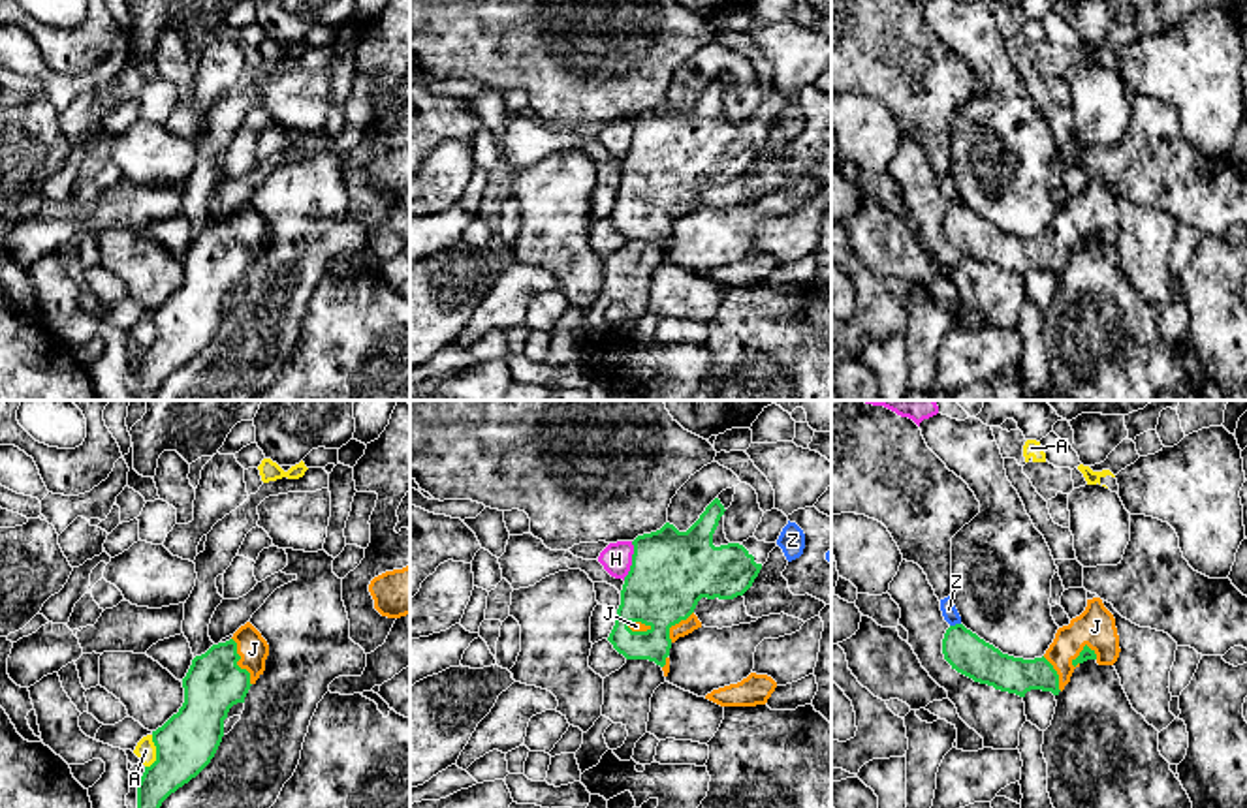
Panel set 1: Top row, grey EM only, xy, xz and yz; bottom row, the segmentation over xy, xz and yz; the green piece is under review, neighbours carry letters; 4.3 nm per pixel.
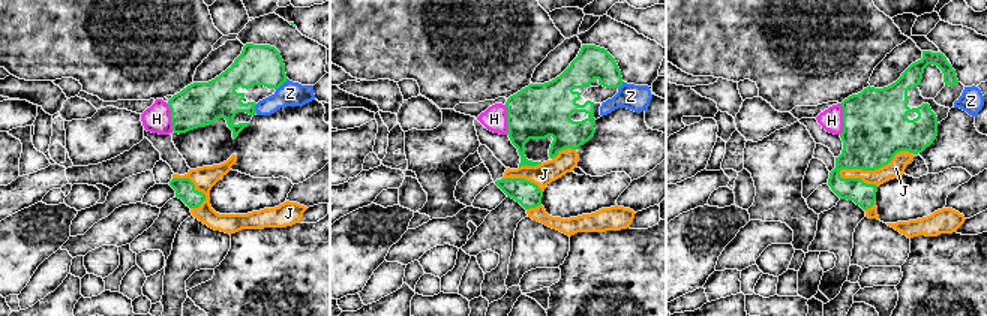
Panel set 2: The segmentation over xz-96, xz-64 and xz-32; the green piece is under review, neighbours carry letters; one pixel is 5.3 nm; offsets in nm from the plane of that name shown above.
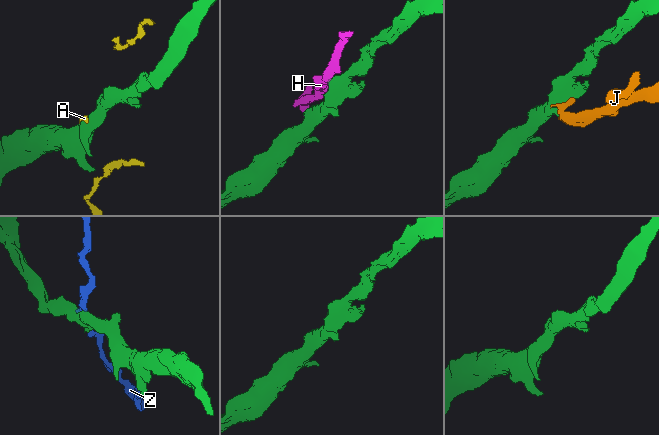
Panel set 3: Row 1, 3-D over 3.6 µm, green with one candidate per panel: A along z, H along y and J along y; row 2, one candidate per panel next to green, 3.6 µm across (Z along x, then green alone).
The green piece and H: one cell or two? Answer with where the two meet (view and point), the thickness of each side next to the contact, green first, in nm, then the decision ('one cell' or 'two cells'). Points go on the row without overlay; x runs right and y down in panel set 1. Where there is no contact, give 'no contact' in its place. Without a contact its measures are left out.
meets green in xz at (632, 139); 340 nm thick on the green side, 130 nm on the other; two cells

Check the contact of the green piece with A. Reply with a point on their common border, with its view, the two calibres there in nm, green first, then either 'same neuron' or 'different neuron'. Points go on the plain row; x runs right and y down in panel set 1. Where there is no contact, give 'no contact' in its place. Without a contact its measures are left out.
contact xy (157, 331); calibres 260 and 90 nm; different neuron

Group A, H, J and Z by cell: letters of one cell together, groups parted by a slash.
A / H / J / Z

